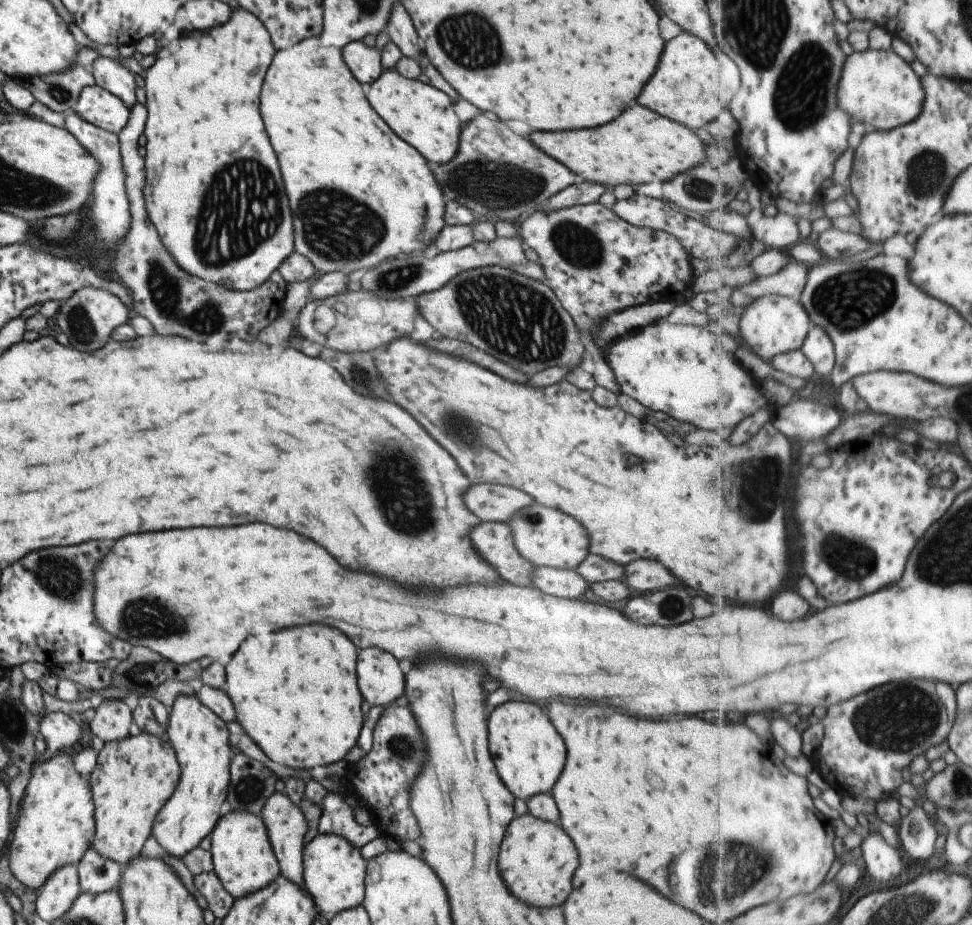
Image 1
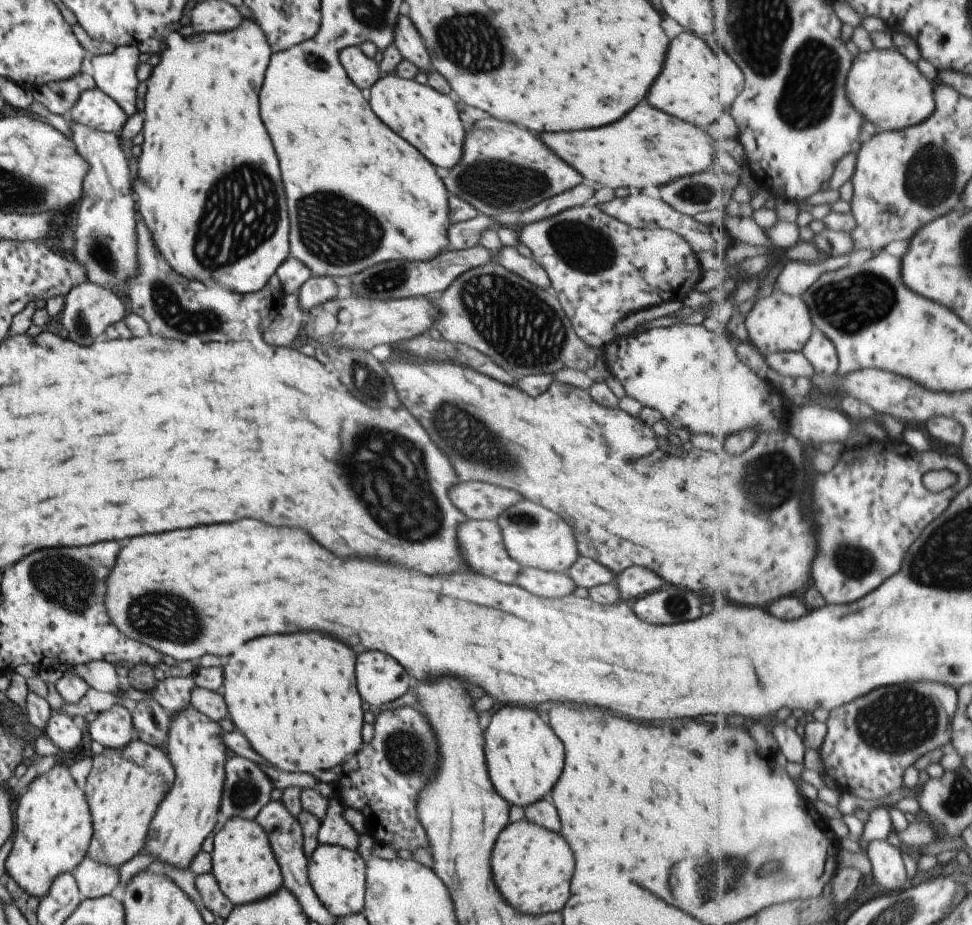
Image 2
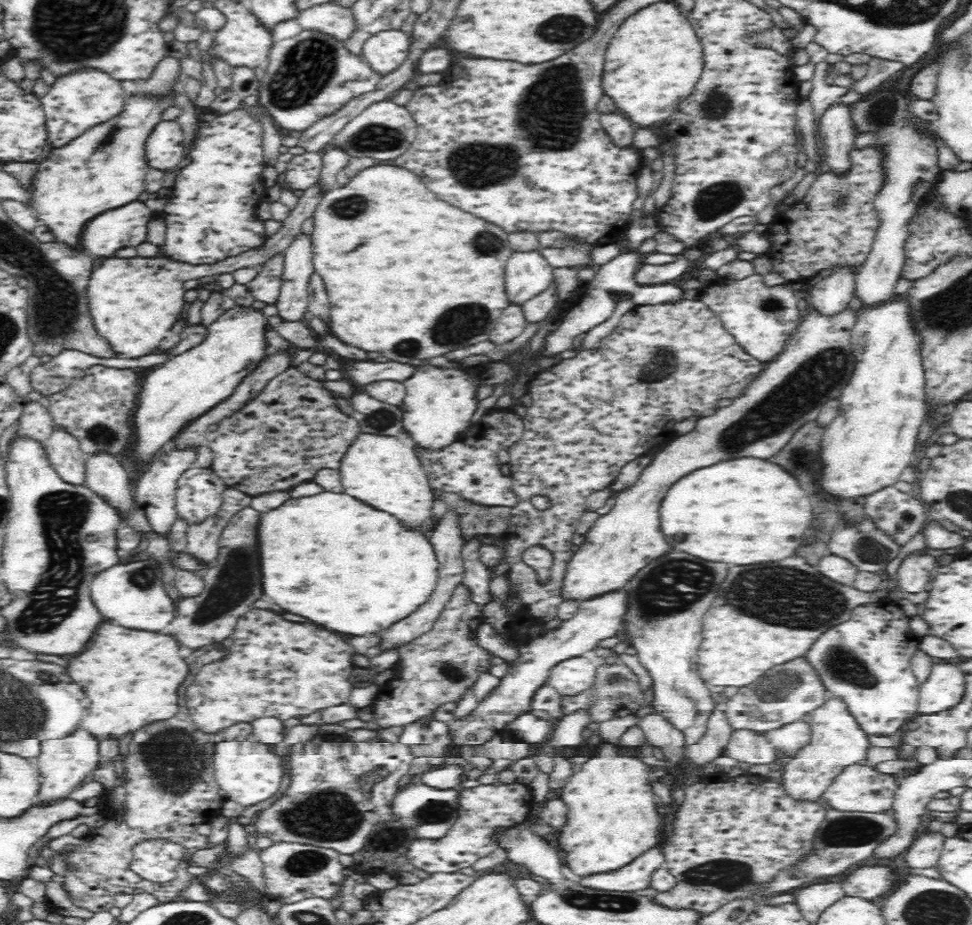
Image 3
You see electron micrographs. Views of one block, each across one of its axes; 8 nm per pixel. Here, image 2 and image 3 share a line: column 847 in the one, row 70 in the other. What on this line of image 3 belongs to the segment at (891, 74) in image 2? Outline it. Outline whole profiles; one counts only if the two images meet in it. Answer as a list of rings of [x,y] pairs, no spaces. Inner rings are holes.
[[[82,69],[82,72],[58,77],[48,93],[39,98],[44,107],[49,142],[53,148],[60,148],[89,128],[113,119],[124,110],[126,96],[118,80],[96,69]]]

